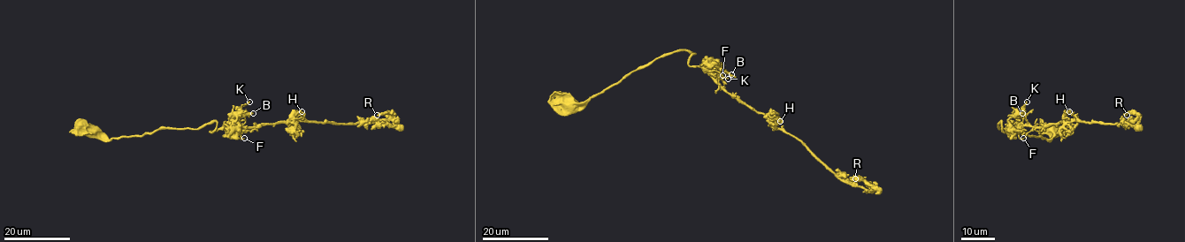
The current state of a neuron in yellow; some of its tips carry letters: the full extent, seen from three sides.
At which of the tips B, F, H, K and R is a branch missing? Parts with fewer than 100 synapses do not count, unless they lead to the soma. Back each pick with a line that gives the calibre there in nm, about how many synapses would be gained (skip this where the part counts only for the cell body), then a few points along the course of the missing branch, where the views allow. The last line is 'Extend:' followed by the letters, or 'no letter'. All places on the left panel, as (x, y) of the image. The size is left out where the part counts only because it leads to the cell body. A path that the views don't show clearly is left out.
R: 240 nm | 130 syn | (377, 115), (357, 124)
Extend: R

